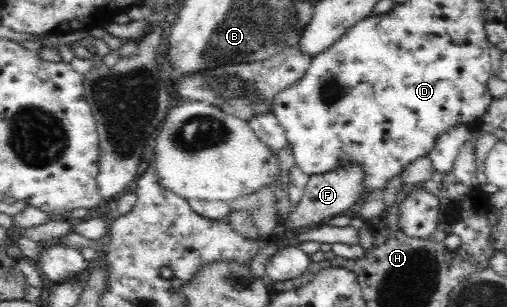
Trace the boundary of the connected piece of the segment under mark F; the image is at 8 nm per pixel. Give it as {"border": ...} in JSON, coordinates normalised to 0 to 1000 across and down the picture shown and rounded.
{"border":[[[688,534],[665,547],[659,557],[621,567],[606,586],[602,625],[586,678],[580,678],[574,710],[564,730],[570,743],[607,739],[611,730],[629,730],[659,704],[671,704],[677,691],[692,684],[700,664],[708,664],[708,645],[720,625],[720,580],[724,580],[718,541]]]}

